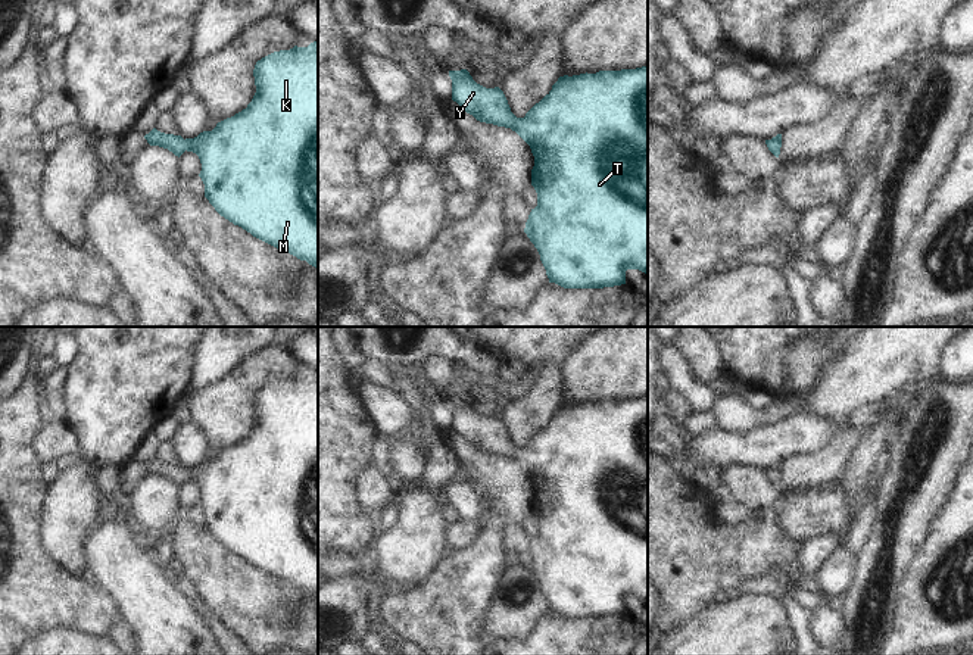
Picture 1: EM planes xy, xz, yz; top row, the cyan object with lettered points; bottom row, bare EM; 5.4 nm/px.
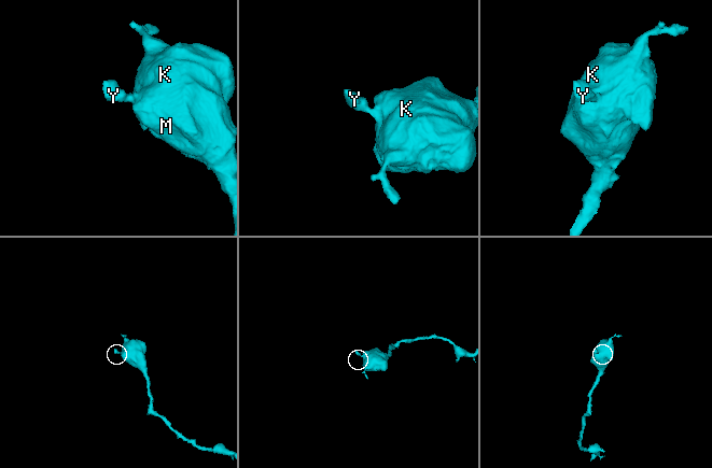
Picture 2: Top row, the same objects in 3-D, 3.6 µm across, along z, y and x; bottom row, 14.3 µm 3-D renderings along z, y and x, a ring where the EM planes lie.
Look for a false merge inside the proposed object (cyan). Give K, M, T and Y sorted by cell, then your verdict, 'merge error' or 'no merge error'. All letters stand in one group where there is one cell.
K M T Y | no merge error

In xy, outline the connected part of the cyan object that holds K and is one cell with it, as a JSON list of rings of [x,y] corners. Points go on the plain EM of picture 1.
[[[318,371],[262,387],[253,406],[256,422],[247,437],[218,452],[212,461],[184,470],[153,458],[144,468],[178,487],[185,480],[196,483],[202,493],[199,506],[205,514],[205,527],[221,546],[318,599]]]

